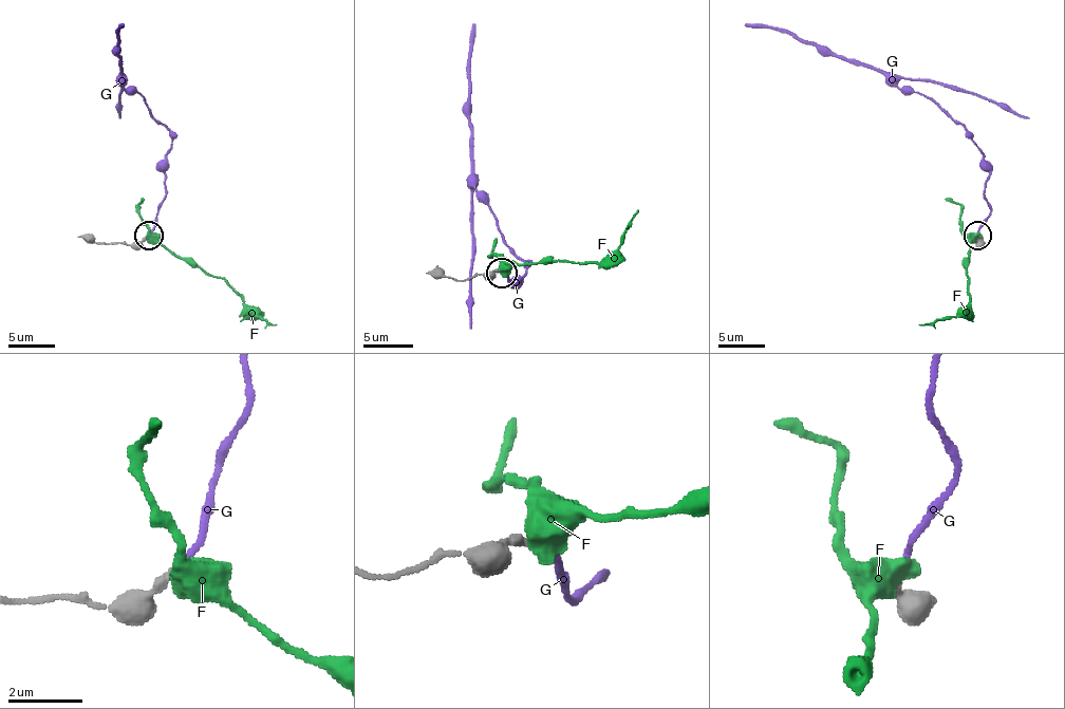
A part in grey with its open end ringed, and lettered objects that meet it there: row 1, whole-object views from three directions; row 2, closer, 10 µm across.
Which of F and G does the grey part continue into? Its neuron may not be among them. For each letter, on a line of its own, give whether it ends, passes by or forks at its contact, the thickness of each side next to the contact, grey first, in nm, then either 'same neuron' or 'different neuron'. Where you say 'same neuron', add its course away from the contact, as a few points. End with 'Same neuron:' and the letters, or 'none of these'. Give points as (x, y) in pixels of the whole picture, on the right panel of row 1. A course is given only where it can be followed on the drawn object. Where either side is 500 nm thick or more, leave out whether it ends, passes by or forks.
F: calibres 240 and 800 nm; different neuron
G: it ends; calibres 220 and 120 nm; same neuron; course (977, 235), (991, 211), (984, 194), (989, 164), (970, 133), (930, 98), (901, 91), (871, 68), (744, 23)
Same neuron: G

